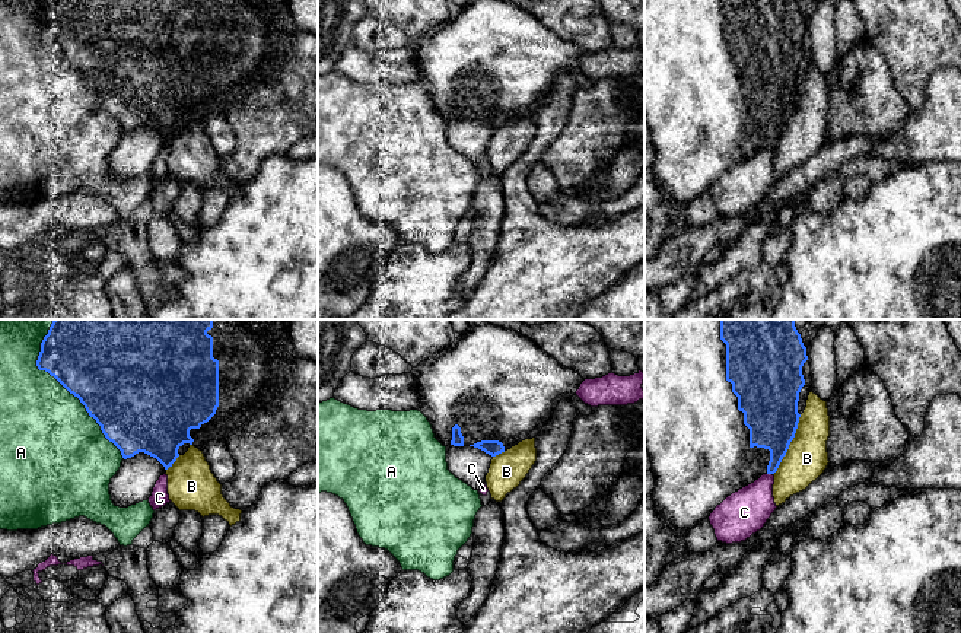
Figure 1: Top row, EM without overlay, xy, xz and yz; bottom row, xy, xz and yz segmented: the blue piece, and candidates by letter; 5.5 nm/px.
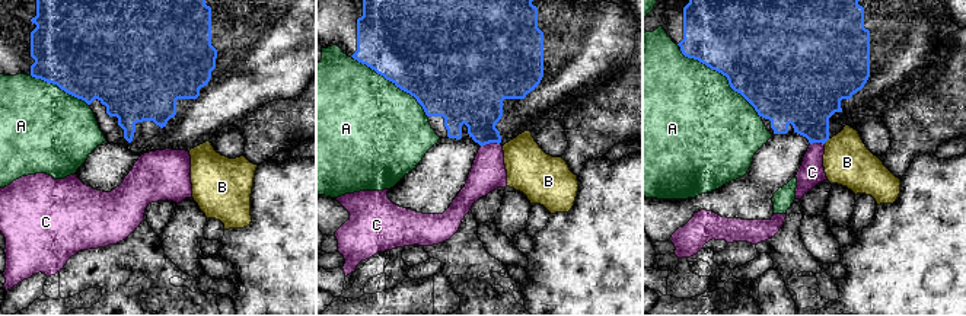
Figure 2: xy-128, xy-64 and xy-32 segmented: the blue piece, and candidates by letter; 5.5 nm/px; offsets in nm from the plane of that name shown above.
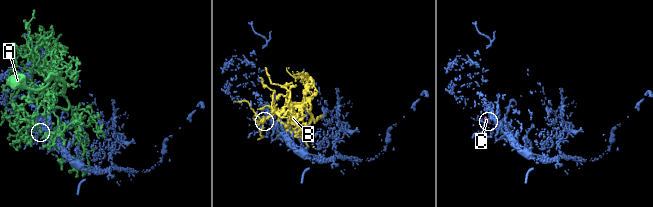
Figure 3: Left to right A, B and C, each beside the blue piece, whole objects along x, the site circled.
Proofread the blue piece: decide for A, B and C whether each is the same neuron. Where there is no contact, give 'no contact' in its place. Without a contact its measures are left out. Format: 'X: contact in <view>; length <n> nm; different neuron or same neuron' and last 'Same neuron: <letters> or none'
A: contact in xy; length 850 nm; different neuron
B: contact in yz; length 360 nm; different neuron
C: contact in yz; length 30 nm; different neuron
Same neuron: none

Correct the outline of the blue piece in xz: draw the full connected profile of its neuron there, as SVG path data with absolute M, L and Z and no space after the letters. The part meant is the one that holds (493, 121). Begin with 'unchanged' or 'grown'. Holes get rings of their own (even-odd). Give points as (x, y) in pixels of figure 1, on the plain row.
grown; M475 0L437 28L420 35L411 47L417 51L421 86L432 98L435 111L443 118L474 120L496 130L525 112L535 111L551 92L561 71L576 67L585 54L575 44L560 38L545 23L521 6L503 0Z

